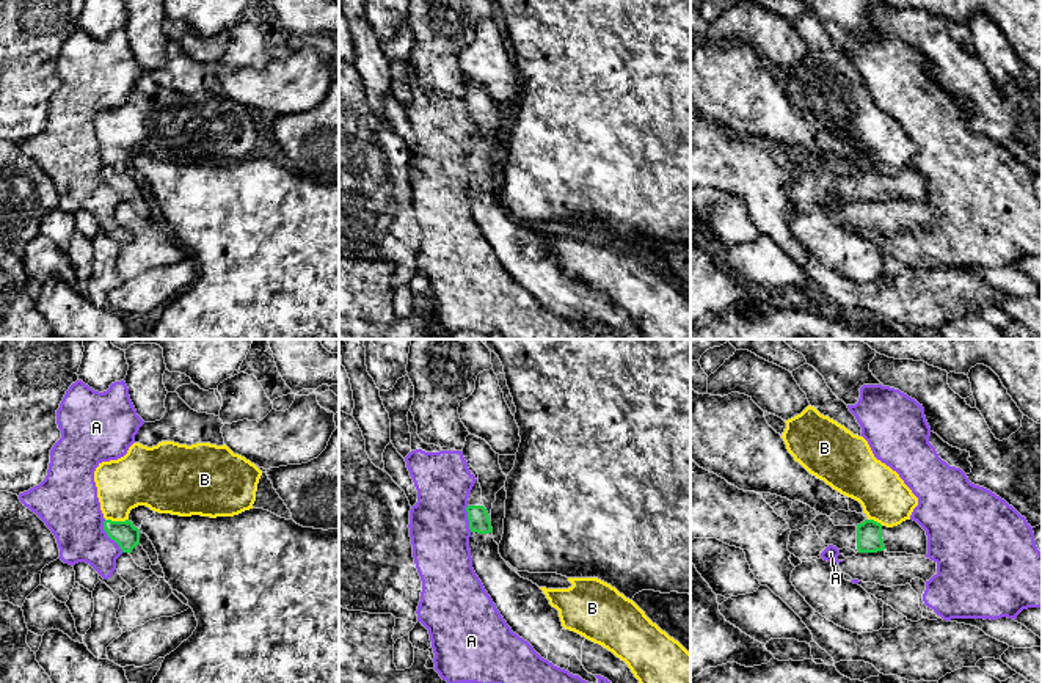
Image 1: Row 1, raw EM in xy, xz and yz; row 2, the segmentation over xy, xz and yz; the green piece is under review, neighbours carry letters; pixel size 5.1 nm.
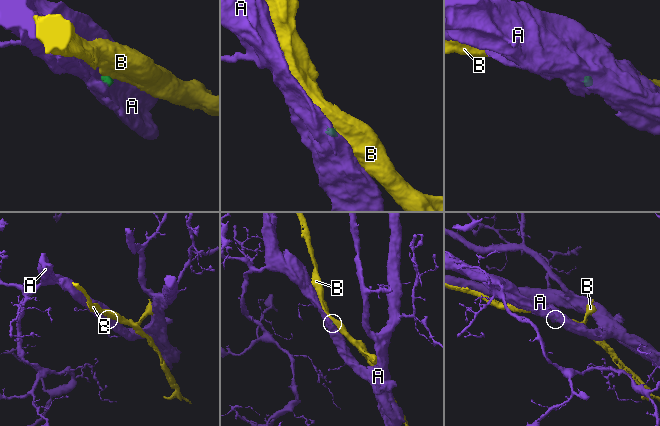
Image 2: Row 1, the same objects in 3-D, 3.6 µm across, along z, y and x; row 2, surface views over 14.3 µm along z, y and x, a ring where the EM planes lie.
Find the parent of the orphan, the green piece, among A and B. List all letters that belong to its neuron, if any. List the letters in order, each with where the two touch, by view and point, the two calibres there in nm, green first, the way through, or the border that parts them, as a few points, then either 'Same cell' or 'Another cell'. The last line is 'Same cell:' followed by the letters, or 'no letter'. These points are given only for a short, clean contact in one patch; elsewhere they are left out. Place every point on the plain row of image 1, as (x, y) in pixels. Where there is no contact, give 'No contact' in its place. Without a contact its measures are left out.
A: Touches green at xy (109, 184). Thickness 120 nm (green) against 300 nm. Boundary: xy (104, 168), (104, 178), (123, 200). Another cell
B: Touches green at xy (116, 170). Thickness 120 nm (green) against 280 nm. Boundary: xy (105, 167), (127, 168). Another cell
Same cell: no letter

